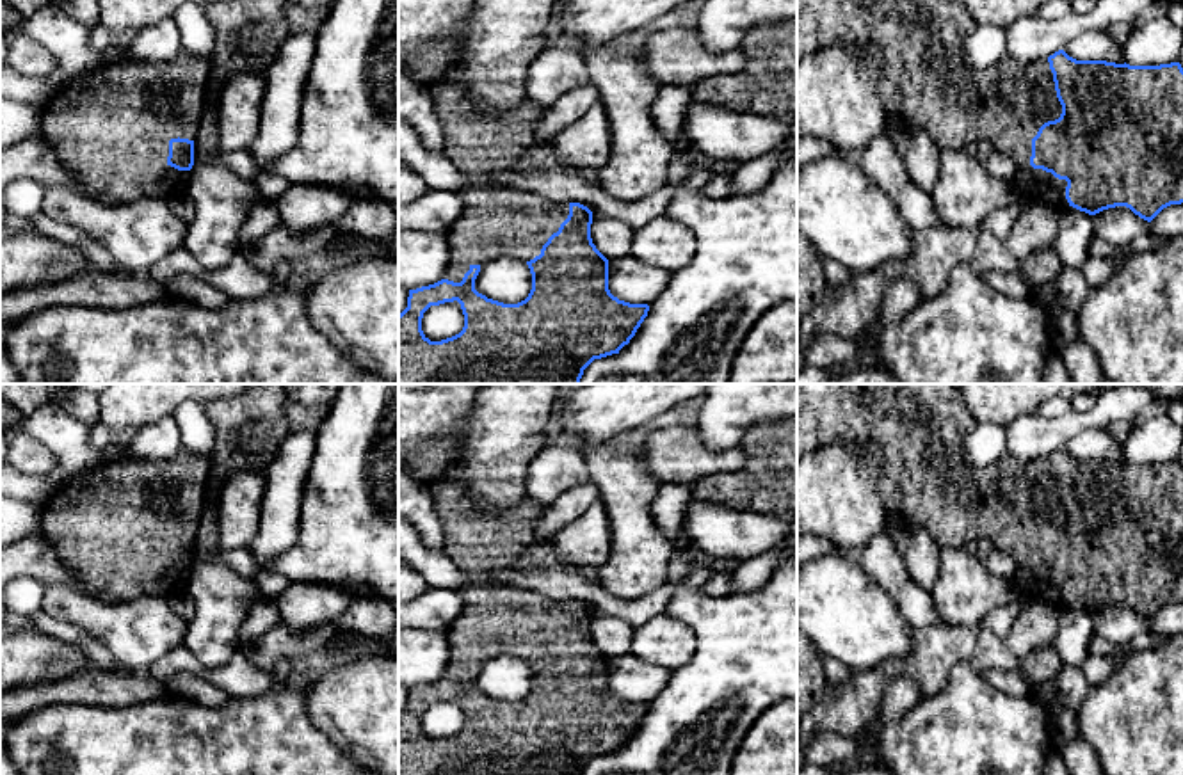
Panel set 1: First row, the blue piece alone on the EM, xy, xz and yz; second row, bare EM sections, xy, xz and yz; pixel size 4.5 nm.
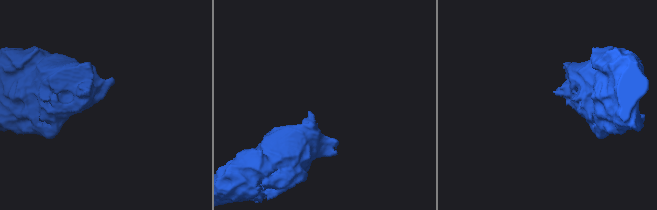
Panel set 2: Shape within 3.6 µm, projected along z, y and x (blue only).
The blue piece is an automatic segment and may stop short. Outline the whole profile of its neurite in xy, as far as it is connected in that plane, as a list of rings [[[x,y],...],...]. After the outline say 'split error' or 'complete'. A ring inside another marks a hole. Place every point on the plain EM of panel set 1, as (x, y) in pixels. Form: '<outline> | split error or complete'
[[[183,448],[160,460],[132,455],[101,460],[55,491],[43,505],[41,531],[60,562],[100,590],[105,601],[144,595],[171,599],[187,590],[208,475],[206,459]]] | split error

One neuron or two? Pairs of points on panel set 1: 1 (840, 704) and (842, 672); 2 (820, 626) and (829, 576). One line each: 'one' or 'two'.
1: two
2: one

